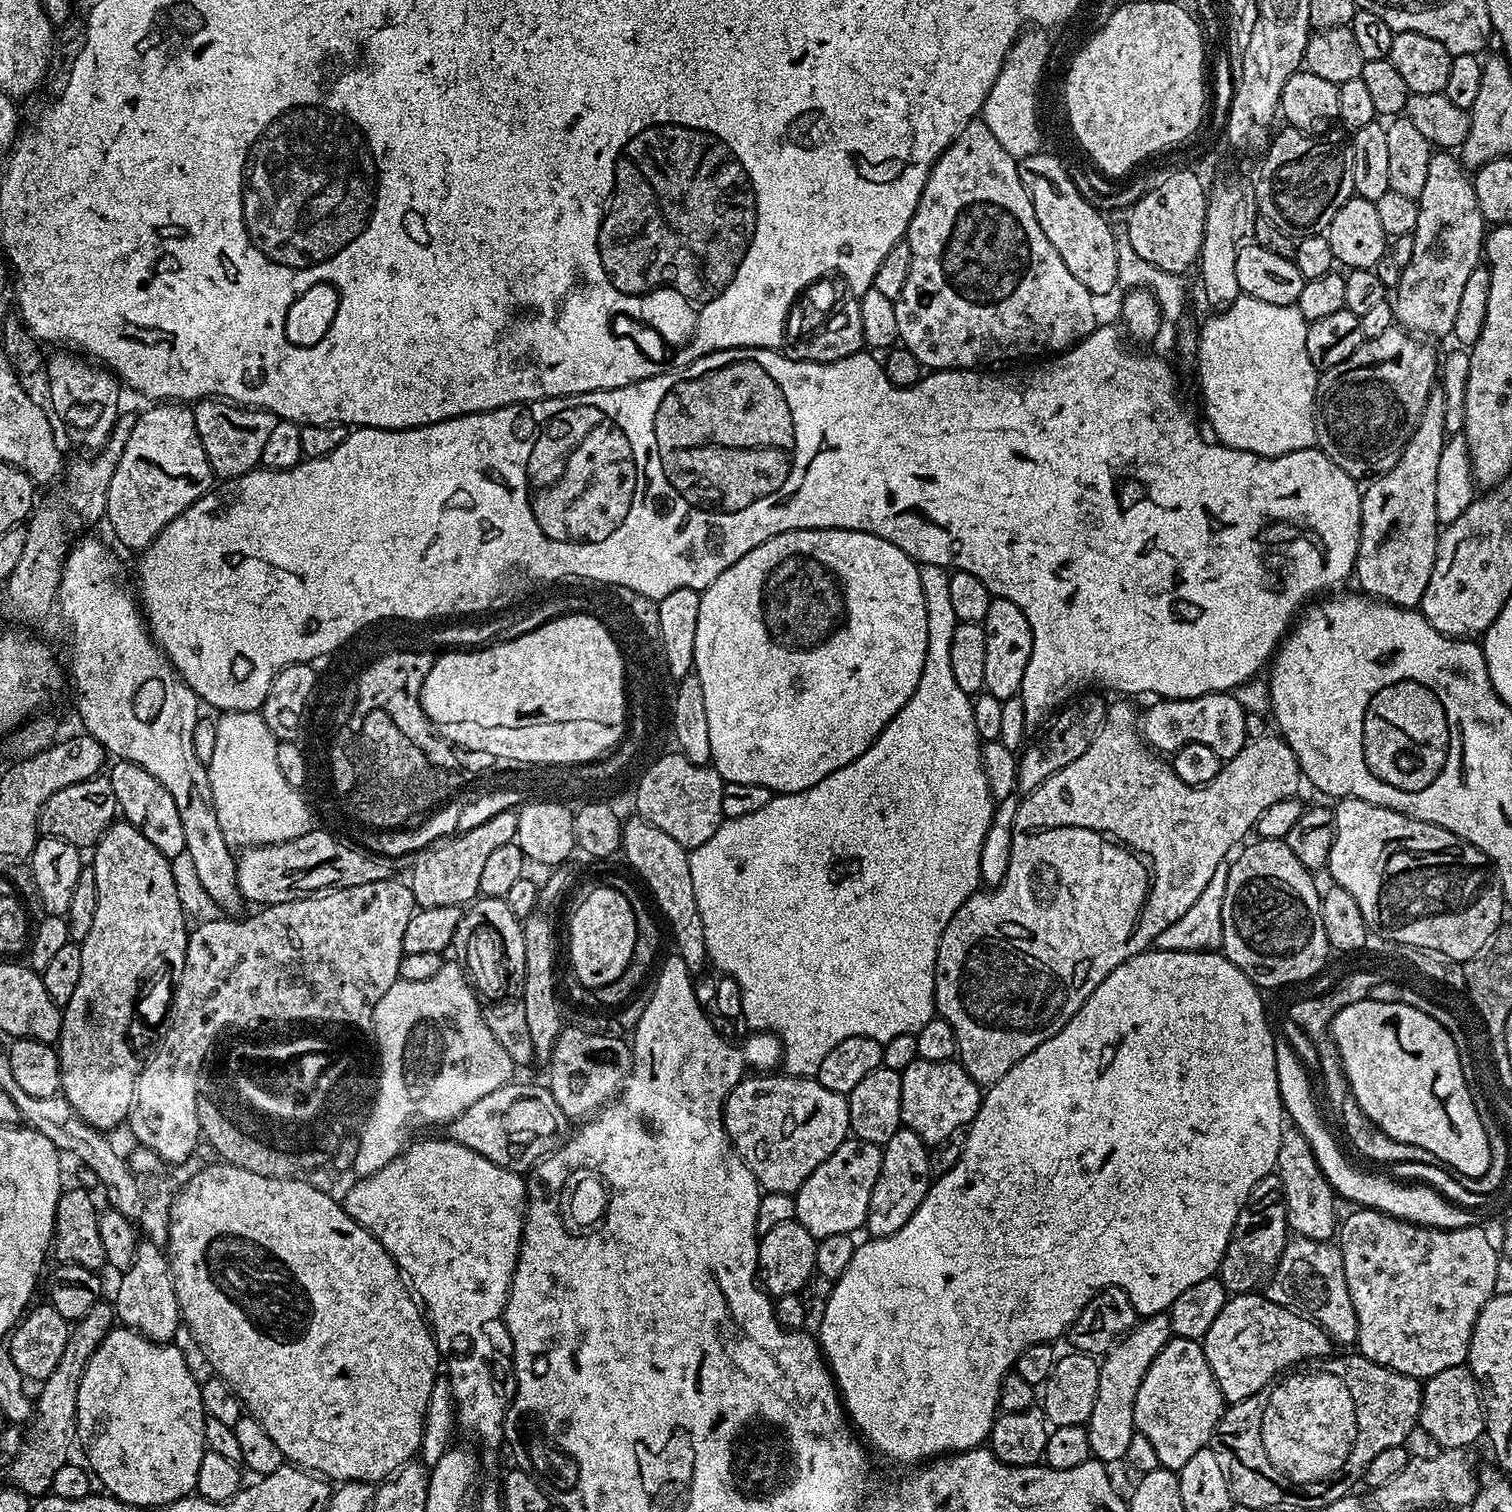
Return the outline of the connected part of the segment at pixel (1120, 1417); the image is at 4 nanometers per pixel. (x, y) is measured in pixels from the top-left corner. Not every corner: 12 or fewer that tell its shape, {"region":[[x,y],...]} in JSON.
{"region":[[1141,1319],[1108,1349],[1087,1422],[1092,1456],[1120,1460],[1134,1402],[1172,1321]]}

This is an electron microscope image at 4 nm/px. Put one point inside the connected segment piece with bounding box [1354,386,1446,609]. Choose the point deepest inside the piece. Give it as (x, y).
(1398, 527)

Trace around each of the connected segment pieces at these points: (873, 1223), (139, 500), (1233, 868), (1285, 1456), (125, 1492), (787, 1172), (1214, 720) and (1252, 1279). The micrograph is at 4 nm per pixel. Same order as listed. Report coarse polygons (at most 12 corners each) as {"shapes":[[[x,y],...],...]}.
{"shapes":[[[902,1126],[883,1144],[866,1232],[906,1226],[927,1194],[929,1145]],[[192,408],[131,425],[106,521],[143,550],[214,473]],[[1287,842],[1227,865],[1222,951],[1261,989],[1318,975],[1322,892]],[[1328,1358],[1277,1375],[1268,1468],[1348,1487],[1354,1384]],[[113,1327],[78,1382],[105,1493],[193,1495],[206,1451],[183,1350]],[[745,1078],[724,1128],[764,1192],[794,1194],[849,1139],[845,1093]],[[1235,695],[1160,698],[1142,716],[1157,753],[1202,742],[1227,762],[1249,739]],[[1279,1175],[1262,1178],[1236,1219],[1218,1279],[1256,1292],[1288,1245]]]}

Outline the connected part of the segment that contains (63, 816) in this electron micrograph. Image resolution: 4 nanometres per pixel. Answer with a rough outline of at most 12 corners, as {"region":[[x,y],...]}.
{"region":[[107,775],[62,786],[38,828],[84,850],[118,816]]}

